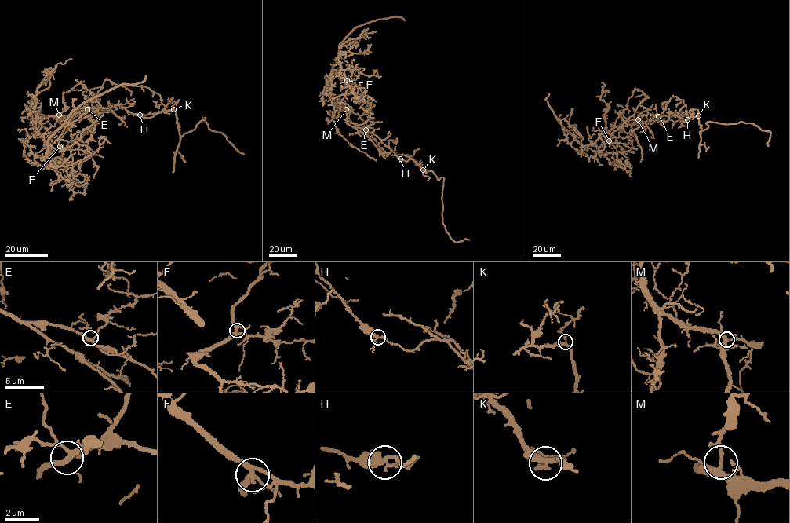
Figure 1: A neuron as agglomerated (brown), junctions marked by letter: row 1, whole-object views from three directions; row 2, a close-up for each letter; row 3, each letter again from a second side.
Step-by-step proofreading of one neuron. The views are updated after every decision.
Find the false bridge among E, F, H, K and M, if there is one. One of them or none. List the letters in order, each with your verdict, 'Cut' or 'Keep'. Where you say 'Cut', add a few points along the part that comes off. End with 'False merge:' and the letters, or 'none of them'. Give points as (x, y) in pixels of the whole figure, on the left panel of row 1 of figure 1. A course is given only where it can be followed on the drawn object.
E: Keep
F: Keep
H: Cut. Course of the part to remove: (140, 115), (173, 110), (180, 136), (205, 118), (202, 121), (202, 118), (212, 131), (220, 132), (243, 154)
K: Keep
M: Keep
False merge: H

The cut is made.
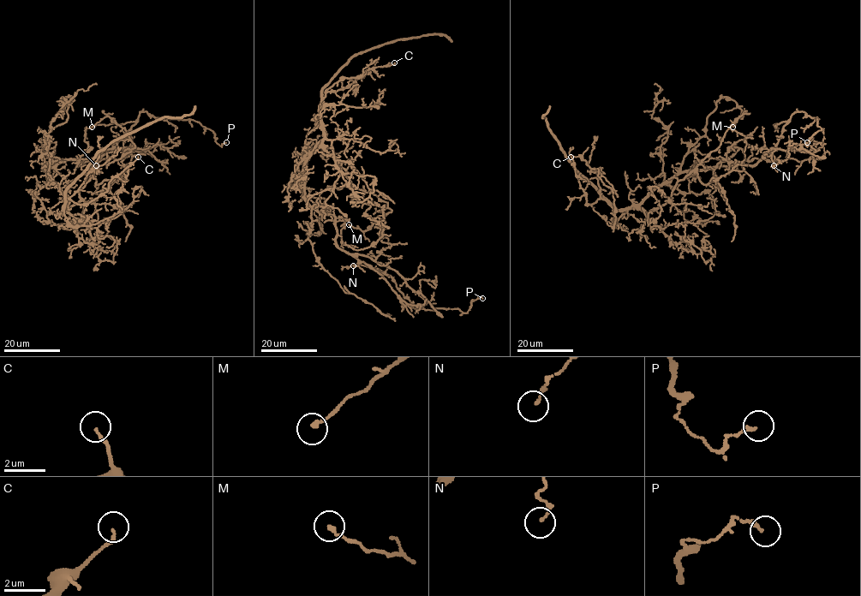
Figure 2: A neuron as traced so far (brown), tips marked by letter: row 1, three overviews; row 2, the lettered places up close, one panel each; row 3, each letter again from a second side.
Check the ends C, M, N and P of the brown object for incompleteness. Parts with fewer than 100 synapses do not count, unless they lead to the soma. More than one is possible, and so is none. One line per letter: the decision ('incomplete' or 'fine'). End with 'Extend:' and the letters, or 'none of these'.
C: fine
M: fine
N: fine
P: fine
Extend: none of these

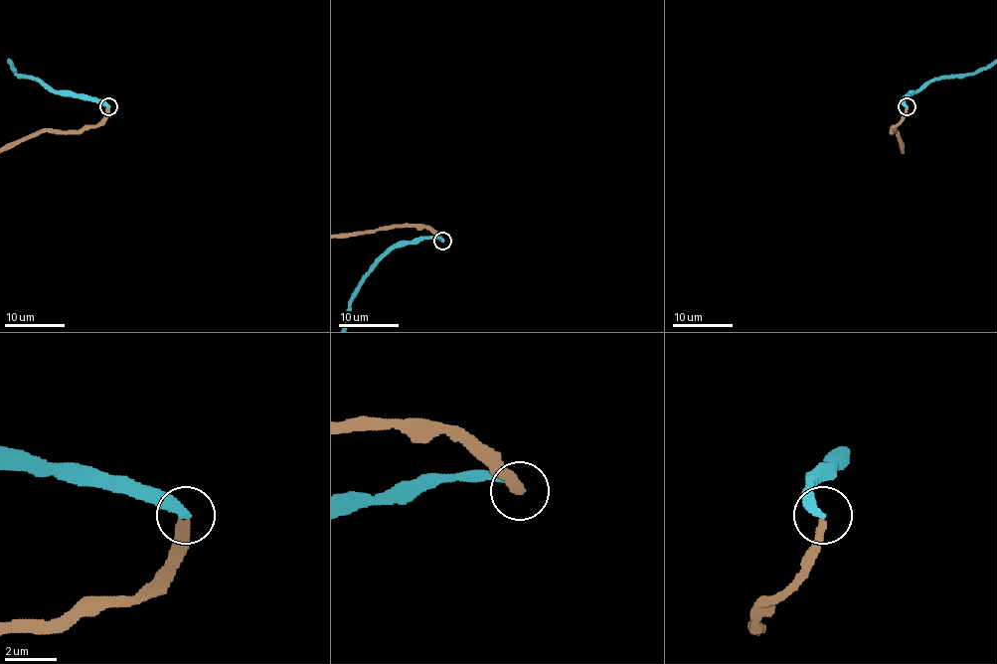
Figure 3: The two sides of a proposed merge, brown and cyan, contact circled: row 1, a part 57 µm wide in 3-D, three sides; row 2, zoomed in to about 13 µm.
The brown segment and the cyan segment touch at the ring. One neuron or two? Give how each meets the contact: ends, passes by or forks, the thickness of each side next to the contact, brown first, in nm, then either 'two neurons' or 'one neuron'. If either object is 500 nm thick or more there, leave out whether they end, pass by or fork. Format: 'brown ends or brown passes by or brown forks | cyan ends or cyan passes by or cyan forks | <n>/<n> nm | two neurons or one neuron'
brown ends | cyan ends | 360/360 nm | one neuron

